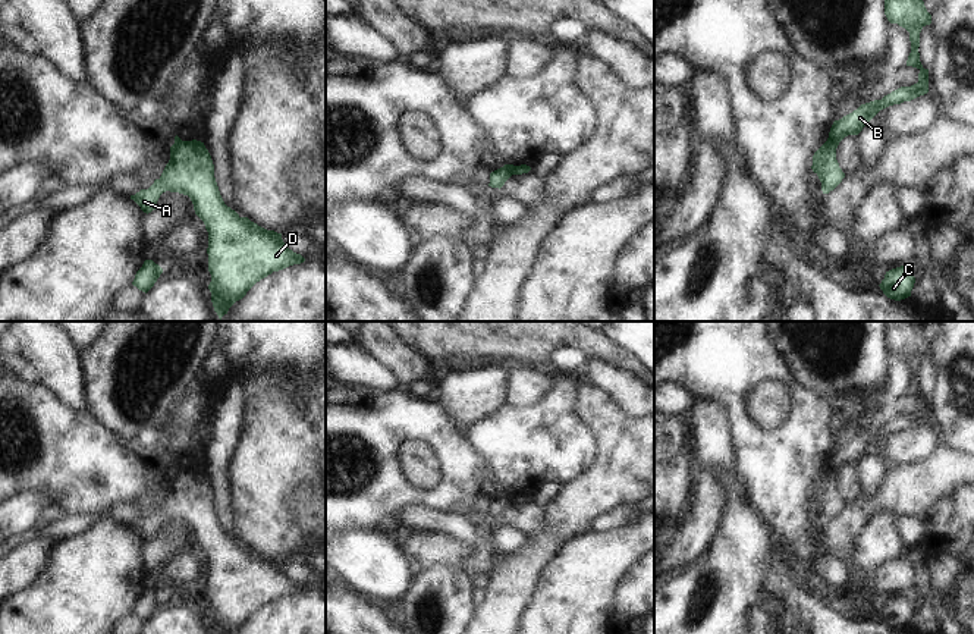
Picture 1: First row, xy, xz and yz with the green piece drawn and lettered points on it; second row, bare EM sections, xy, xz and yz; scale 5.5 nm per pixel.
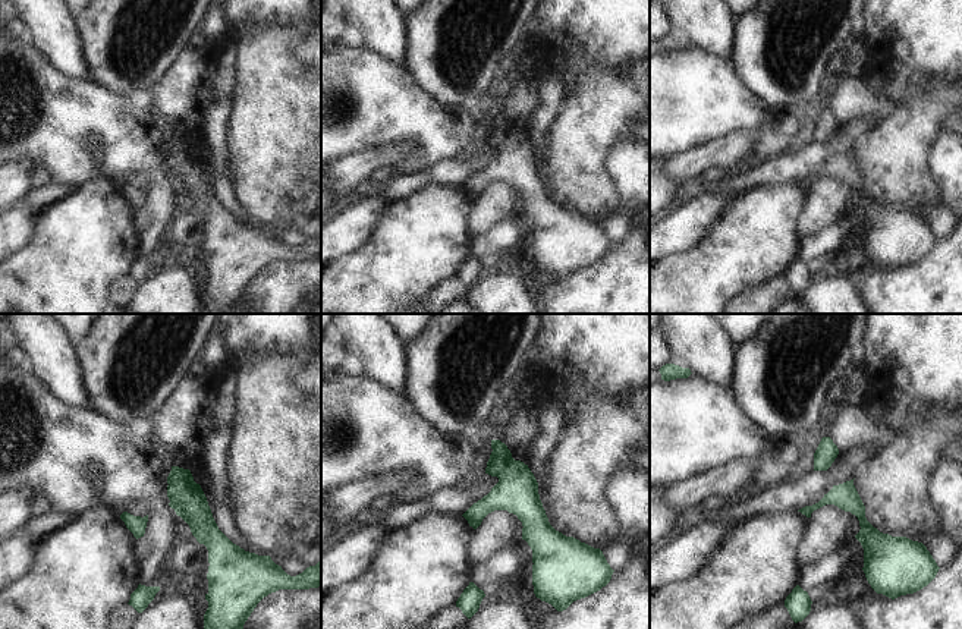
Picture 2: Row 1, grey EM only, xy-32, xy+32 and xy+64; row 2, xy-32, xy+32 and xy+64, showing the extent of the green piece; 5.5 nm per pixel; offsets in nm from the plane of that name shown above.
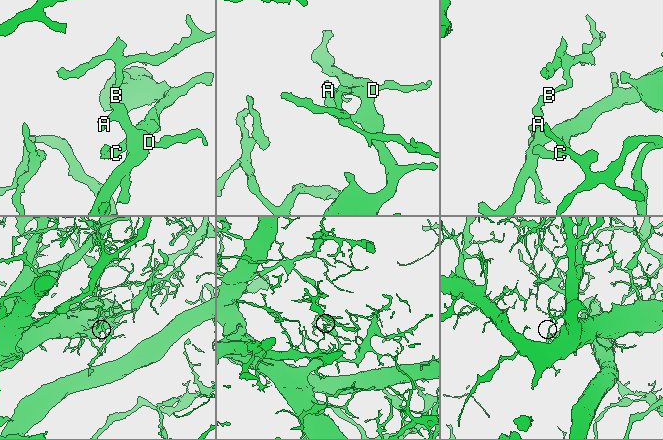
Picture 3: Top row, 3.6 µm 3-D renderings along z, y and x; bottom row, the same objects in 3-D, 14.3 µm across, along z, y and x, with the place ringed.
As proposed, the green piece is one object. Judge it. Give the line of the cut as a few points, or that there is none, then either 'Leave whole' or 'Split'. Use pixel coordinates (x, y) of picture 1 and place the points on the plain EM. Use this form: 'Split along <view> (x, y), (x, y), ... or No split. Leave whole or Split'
Split along yz (826, 470), (835, 479). Split.

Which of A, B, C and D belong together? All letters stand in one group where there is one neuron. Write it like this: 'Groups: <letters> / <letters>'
Groups: A C D / B.

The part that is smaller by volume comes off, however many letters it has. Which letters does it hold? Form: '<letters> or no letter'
B

